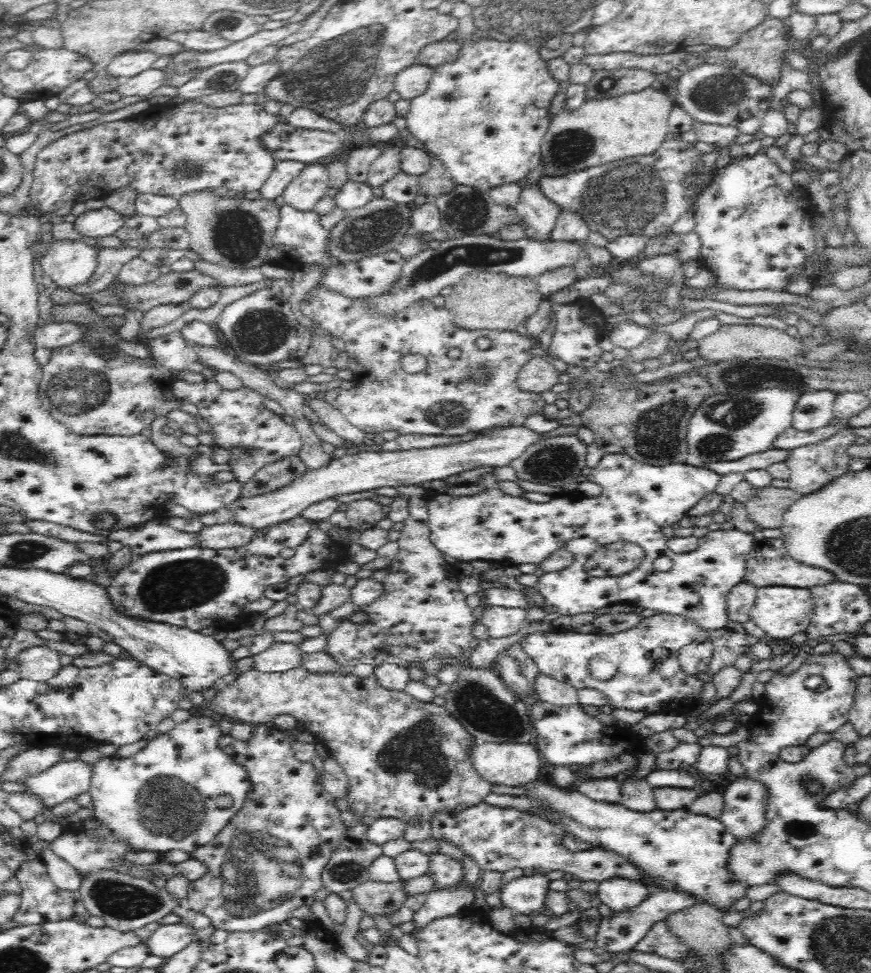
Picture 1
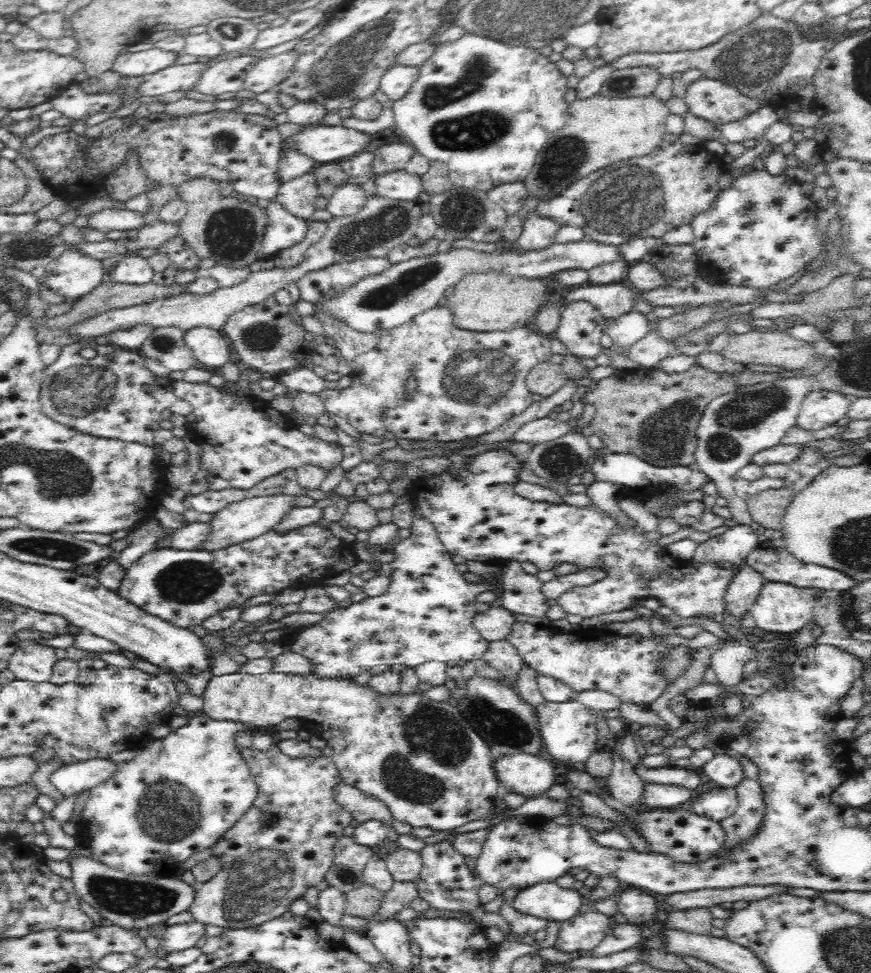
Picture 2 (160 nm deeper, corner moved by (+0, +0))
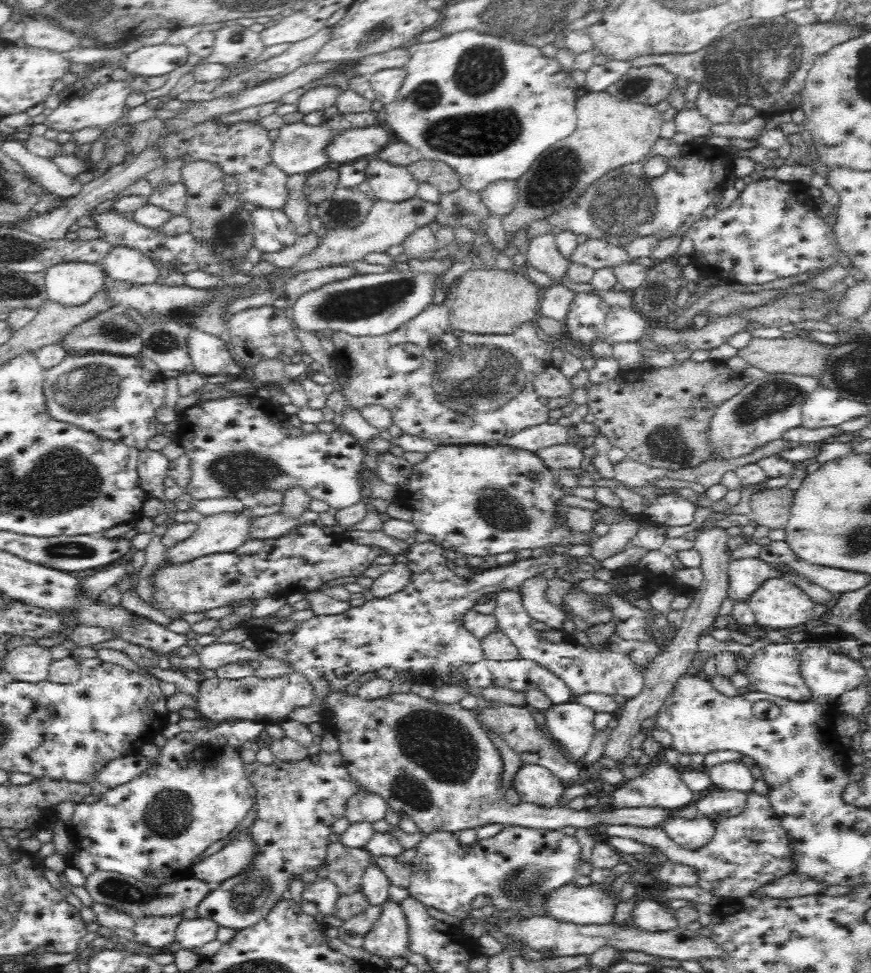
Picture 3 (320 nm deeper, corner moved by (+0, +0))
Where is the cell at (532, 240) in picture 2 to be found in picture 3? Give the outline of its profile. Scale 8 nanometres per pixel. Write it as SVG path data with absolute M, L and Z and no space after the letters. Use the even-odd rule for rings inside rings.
M552 234L540 235L538 238L530 240L530 243L528 243L527 263L538 269L538 271L548 275L553 281L552 286L563 286L563 281L568 279L570 263L557 250L555 236Z

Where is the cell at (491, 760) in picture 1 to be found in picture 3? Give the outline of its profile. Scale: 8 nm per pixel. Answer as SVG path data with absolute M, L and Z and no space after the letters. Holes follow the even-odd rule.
M525 763L514 776L514 786L521 803L530 803L541 808L560 806L566 785L552 772L536 764Z

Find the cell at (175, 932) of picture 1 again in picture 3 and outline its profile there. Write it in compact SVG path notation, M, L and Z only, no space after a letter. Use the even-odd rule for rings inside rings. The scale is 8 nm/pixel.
M210 918L184 919L177 926L175 942L180 944L182 949L198 948L207 942L212 942L217 937L218 923Z

